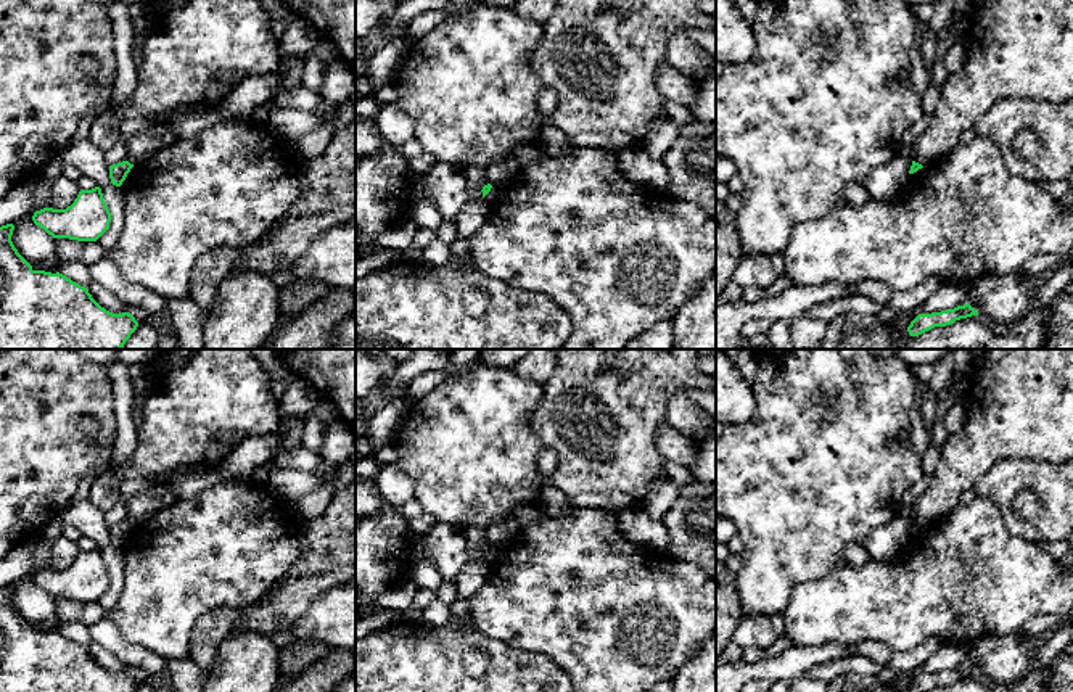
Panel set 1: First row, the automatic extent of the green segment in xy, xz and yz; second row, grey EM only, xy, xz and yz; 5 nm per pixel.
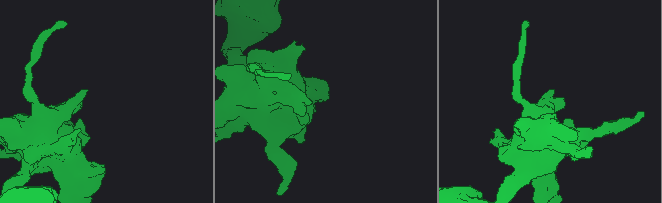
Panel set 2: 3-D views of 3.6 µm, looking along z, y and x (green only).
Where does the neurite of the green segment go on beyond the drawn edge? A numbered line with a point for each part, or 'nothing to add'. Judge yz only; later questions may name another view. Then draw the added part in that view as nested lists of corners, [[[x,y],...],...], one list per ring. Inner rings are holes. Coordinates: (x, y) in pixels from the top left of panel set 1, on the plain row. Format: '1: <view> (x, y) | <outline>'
nothing to add

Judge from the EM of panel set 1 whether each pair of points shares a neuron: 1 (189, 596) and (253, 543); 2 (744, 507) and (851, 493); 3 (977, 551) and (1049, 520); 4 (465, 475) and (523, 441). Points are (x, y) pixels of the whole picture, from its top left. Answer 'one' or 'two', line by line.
1: one
2: one
3: two
4: one

